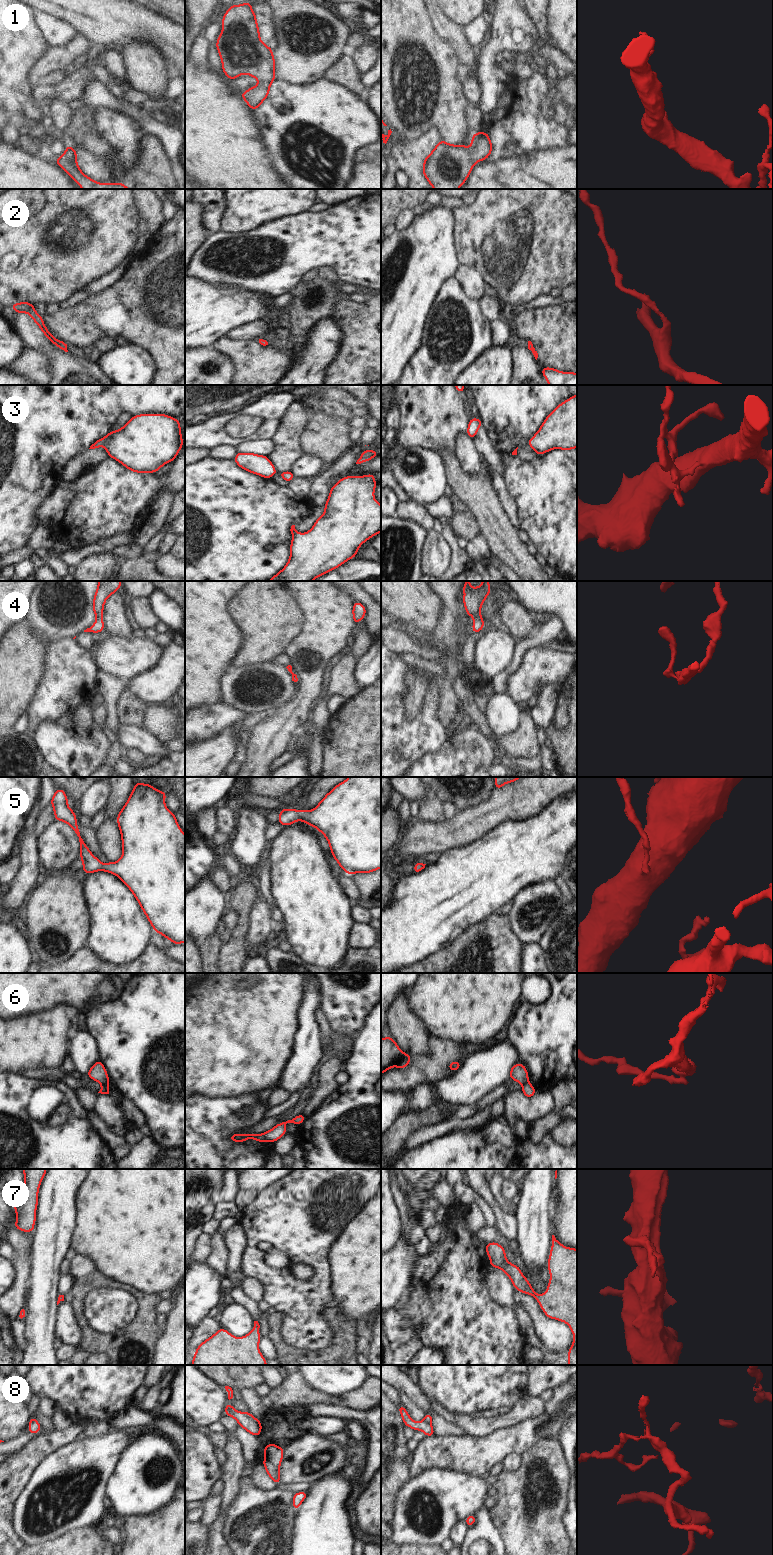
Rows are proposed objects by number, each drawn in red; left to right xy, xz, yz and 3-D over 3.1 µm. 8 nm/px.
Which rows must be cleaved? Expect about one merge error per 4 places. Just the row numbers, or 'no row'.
6, 8

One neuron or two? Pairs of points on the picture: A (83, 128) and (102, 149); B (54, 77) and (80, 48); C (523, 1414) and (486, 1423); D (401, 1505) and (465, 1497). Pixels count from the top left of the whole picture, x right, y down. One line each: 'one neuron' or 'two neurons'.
A: one neuron
B: two neurons
C: one neuron
D: one neuron

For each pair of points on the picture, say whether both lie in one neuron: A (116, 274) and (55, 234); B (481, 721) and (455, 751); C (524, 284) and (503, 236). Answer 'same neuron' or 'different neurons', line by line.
A: different neurons
B: different neurons
C: same neuron

